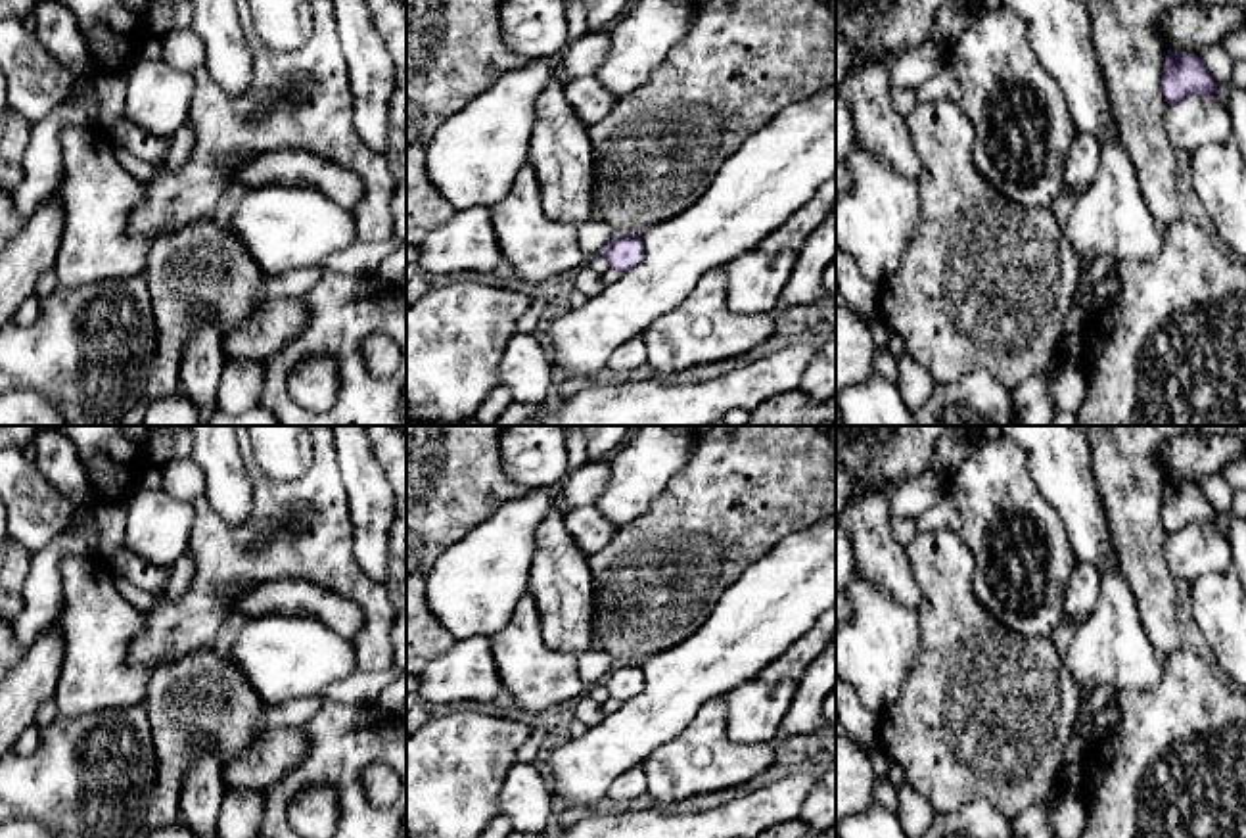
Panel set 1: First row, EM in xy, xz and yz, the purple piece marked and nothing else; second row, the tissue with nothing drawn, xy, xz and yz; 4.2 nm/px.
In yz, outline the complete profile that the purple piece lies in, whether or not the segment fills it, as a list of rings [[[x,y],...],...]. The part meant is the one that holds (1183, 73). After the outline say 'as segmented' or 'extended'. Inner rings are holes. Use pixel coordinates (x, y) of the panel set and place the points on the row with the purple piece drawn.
[[[1167,50],[1162,75],[1162,92],[1167,104],[1181,102],[1194,92],[1215,94],[1217,86],[1194,52]]] | as segmented

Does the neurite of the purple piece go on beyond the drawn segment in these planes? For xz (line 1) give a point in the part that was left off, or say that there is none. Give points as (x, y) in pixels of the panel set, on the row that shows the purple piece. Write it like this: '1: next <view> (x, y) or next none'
1: next none

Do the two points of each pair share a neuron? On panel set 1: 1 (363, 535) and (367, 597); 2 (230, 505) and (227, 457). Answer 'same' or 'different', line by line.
1: different
2: same

